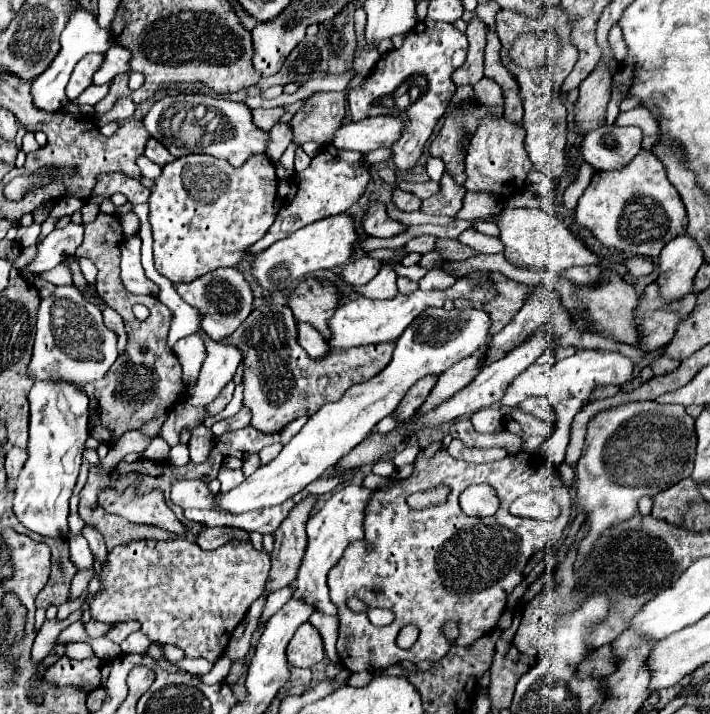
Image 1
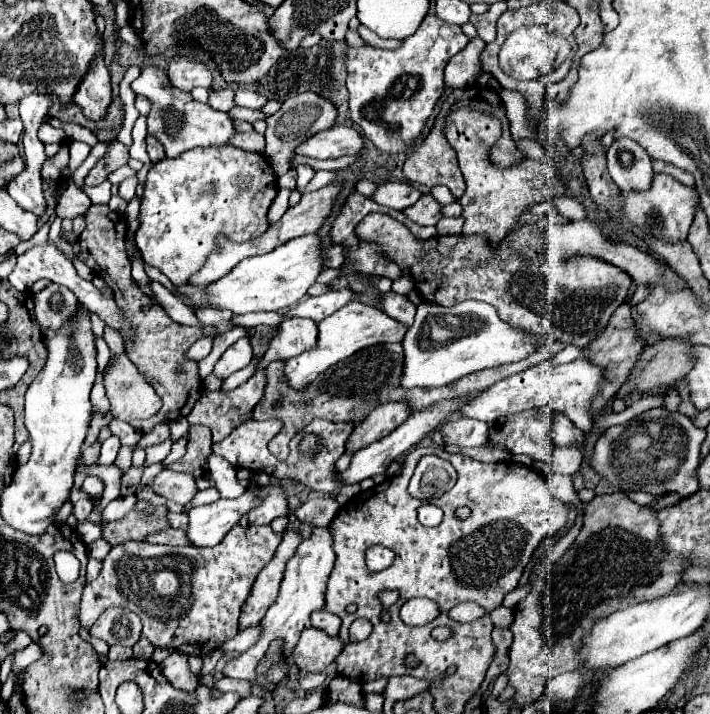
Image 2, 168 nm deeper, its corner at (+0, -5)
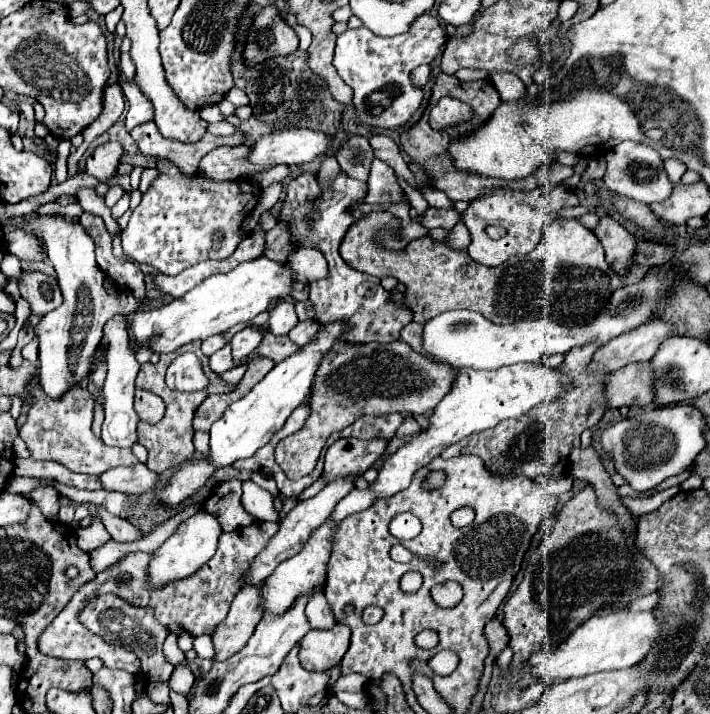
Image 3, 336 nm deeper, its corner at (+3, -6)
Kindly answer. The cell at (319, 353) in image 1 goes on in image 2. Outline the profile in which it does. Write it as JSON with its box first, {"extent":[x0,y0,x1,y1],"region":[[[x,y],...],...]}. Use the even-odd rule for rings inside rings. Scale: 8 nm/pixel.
{"extent":[263,317,317,367],"region":[[[287,317],[281,325],[277,335],[271,339],[263,359],[263,367],[267,367],[267,363],[279,359],[285,361],[289,357],[295,357],[311,347],[315,347],[315,339],[317,339],[317,325],[311,319],[301,319],[301,317]]]}

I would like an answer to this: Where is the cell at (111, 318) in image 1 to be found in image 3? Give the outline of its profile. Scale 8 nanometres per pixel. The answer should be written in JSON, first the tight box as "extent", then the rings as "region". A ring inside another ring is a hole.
{"extent":[134,388,164,424],"region":[[[136,388],[134,410],[140,420],[144,420],[148,424],[156,424],[164,416],[164,402],[156,394],[142,390],[142,388]]]}

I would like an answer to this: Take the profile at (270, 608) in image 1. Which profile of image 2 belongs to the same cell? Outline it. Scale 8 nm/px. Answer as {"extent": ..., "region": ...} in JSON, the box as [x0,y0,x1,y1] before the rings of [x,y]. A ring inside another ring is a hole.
{"extent":[223,627,259,653],"region":[[[251,627],[243,633],[237,633],[233,639],[223,643],[223,653],[243,653],[259,639],[259,627]]]}

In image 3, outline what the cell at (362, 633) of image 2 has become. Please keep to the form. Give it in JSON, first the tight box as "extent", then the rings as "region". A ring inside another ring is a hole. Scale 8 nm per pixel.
{"extent":[300,624,350,672],"region":[[[336,624],[332,630],[310,630],[300,640],[300,664],[310,672],[326,672],[340,664],[350,644],[350,628]]]}

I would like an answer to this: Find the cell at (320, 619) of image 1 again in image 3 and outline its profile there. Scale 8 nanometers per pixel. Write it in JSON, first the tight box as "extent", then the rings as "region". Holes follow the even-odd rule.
{"extent":[306,594,336,630],"region":[[[316,594],[310,598],[310,604],[306,606],[306,616],[310,620],[312,628],[320,628],[320,630],[330,630],[336,622],[332,616],[332,610],[324,598],[324,594]]]}

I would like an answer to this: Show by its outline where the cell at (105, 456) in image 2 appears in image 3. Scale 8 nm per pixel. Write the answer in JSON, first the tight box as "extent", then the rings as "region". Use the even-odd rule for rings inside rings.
{"extent":[102,314,140,448],"region":[[[116,314],[104,324],[104,338],[108,340],[108,356],[106,356],[108,358],[108,376],[106,376],[106,382],[104,382],[104,388],[102,388],[104,412],[106,412],[106,420],[102,424],[102,442],[106,446],[128,448],[136,442],[138,416],[132,408],[132,398],[134,398],[134,380],[136,380],[140,364],[138,364],[136,352],[130,344],[126,316]]]}

